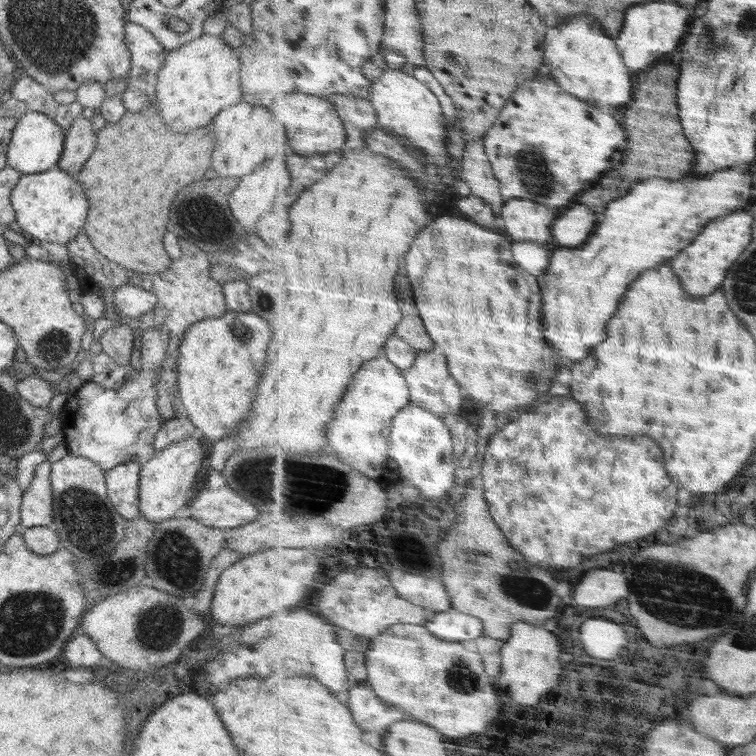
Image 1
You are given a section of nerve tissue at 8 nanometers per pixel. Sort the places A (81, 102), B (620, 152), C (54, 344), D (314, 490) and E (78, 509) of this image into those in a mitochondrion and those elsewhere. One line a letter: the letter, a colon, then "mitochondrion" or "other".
A: other
B: other
C: mitochondrion
D: mitochondrion
E: mitochondrion

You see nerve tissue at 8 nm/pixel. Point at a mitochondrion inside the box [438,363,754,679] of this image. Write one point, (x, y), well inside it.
(667, 591)

